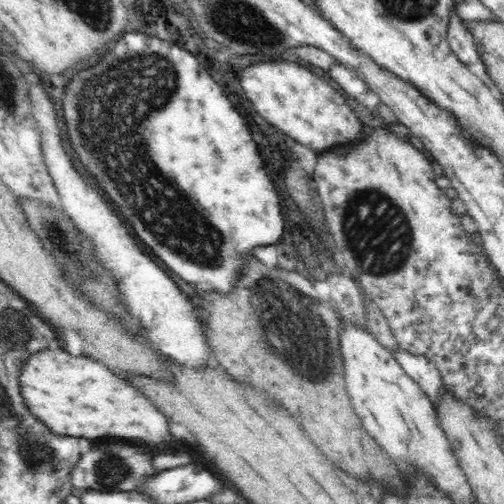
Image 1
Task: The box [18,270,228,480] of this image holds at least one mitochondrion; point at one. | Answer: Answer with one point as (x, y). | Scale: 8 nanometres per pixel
(36, 457)

